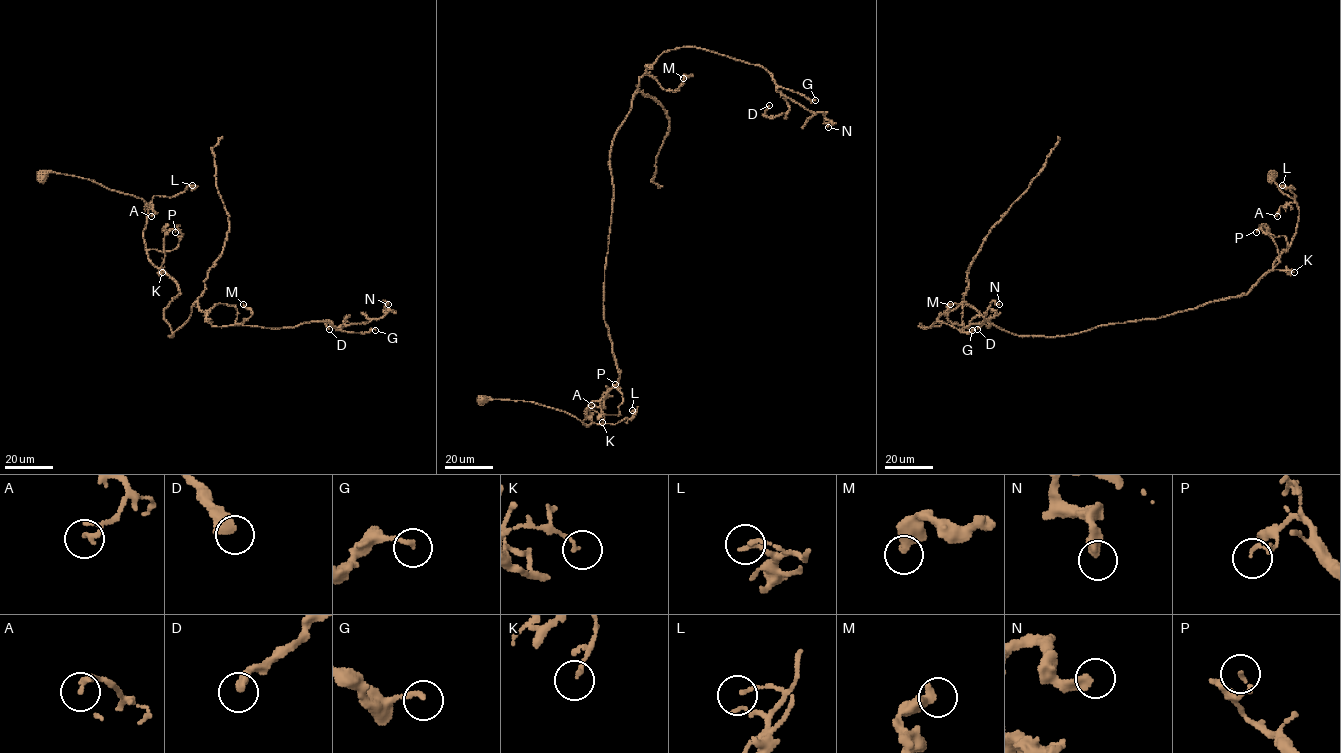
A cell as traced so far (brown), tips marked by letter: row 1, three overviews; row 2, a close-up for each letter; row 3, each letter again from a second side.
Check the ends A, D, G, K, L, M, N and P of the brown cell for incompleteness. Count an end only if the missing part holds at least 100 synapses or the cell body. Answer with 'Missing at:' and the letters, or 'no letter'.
Missing at: no letter

